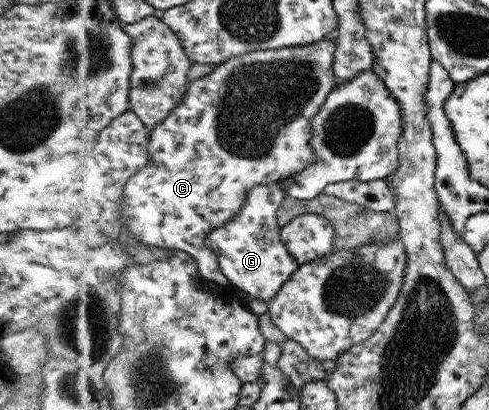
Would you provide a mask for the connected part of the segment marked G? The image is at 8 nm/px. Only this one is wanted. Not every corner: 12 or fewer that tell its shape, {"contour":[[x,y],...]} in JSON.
{"contour":[[280,182],[255,186],[205,245],[268,305],[302,266],[281,239]]}

